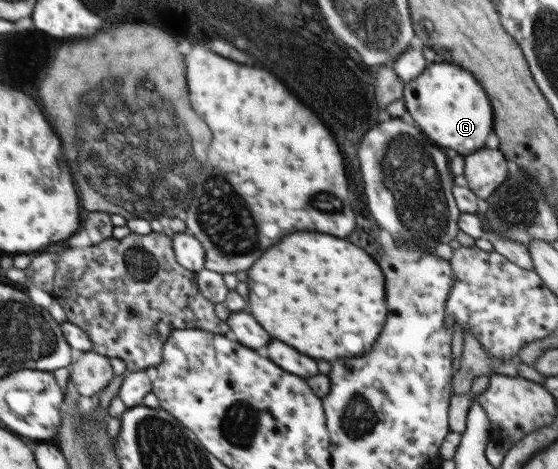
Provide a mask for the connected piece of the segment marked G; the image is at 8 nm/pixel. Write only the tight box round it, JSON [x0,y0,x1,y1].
[405,64,492,154]

